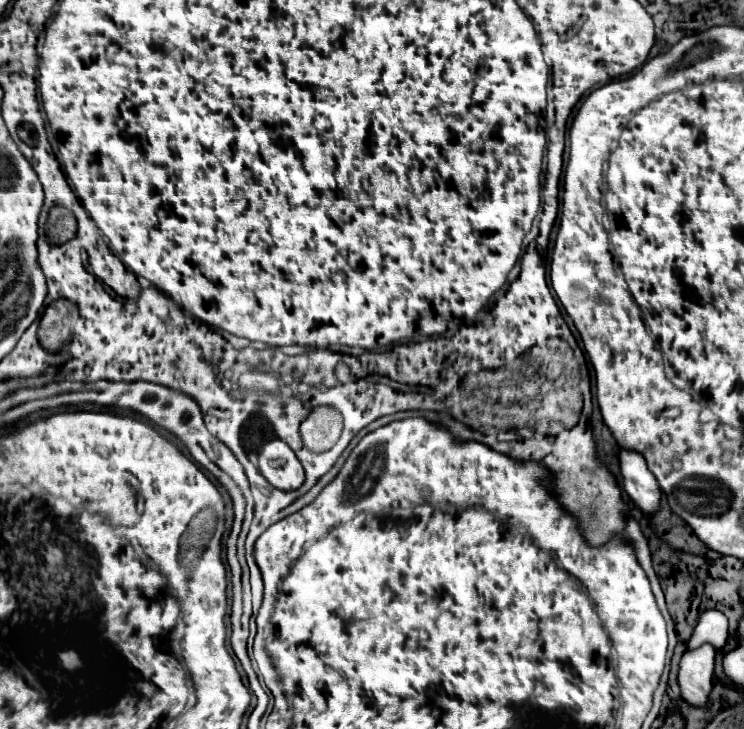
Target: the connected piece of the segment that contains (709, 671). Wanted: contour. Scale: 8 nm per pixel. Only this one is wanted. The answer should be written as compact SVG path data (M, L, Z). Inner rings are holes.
M708 644L690 650L680 660L678 684L682 700L694 708L702 708L708 702L712 692L712 674L714 674L714 656L716 650Z

